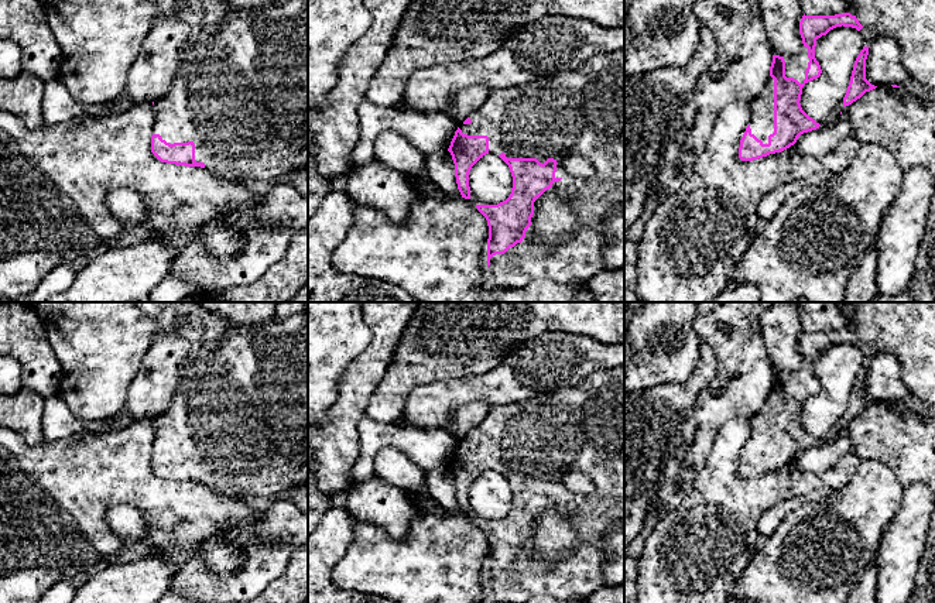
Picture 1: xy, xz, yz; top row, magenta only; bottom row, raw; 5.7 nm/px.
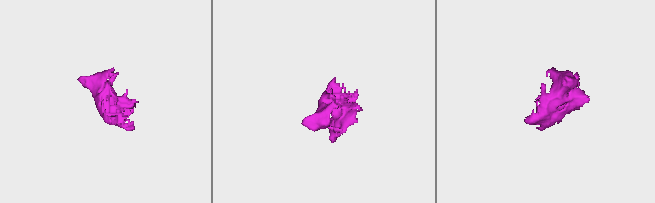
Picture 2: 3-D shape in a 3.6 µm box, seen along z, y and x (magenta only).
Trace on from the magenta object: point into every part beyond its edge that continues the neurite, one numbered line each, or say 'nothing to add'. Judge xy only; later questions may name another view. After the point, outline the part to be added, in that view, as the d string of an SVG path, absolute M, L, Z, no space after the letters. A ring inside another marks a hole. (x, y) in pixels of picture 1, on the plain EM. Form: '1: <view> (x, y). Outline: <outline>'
1: xy (242, 413). Outline: M308 311L284 319L277 316L251 325L232 323L229 333L215 346L205 359L188 360L182 380L172 397L169 408L154 418L155 439L153 450L160 450L169 460L195 460L195 477L203 479L205 484L227 497L251 496L254 498L278 500L288 491L308 483Z

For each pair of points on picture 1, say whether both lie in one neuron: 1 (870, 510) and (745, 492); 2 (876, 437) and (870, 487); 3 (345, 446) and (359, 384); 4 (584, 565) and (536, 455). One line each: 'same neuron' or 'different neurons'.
1: different neurons
2: different neurons
3: same neuron
4: same neuron

